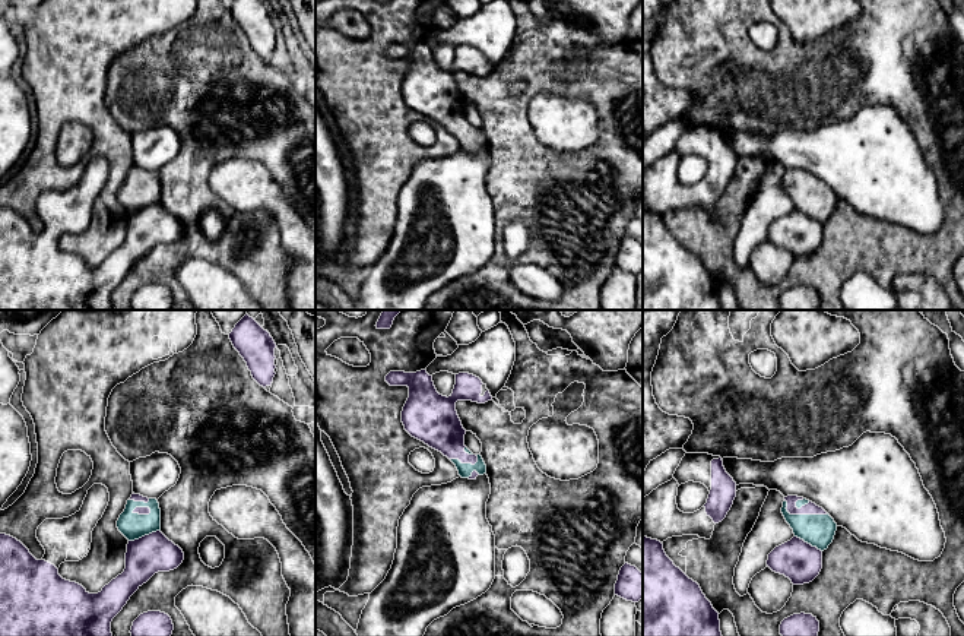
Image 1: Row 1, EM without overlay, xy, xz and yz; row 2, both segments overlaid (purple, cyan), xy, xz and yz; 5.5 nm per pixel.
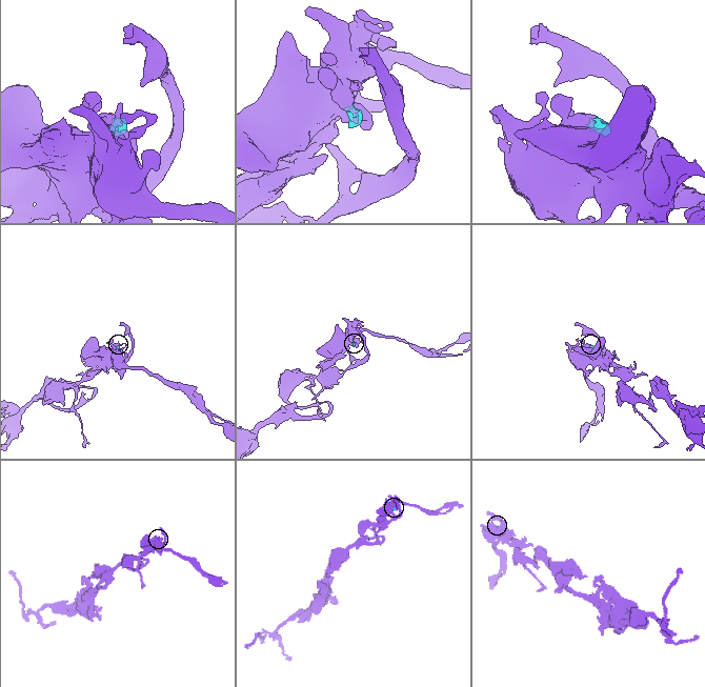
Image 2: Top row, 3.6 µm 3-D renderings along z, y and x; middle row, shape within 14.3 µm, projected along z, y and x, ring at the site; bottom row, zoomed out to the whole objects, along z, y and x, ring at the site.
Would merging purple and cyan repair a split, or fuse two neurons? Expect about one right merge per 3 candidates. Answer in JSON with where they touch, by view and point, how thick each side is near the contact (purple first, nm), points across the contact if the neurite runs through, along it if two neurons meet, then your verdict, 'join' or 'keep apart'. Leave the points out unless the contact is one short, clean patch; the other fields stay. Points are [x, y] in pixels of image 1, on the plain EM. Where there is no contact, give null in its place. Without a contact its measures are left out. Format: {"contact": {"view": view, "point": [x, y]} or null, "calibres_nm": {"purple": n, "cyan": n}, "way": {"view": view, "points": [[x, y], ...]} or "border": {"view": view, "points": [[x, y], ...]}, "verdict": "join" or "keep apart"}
{"contact": {"view": "yz", "point": [802, 186]}, "calibres_nm": {"purple": 70, "cyan": 180}, "way": {"view": "yz", "points": [[811, 180], [802, 186], [817, 202]]}, "verdict": "join"}

